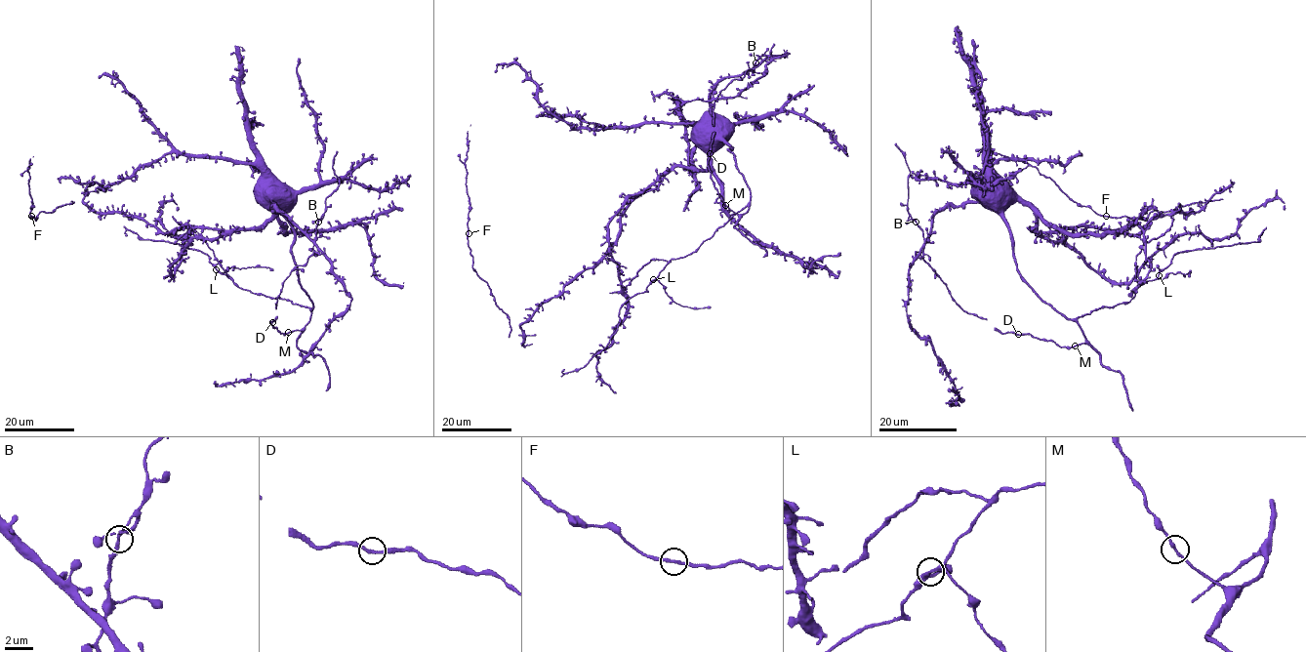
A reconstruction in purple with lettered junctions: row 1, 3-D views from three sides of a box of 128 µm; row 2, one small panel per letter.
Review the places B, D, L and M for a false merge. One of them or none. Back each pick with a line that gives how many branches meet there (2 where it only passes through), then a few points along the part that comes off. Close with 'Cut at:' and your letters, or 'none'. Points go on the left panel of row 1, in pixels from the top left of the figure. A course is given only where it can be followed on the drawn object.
Cut at: none

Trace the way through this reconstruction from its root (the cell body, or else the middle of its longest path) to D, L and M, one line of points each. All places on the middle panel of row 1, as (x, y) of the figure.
D: (713, 127), (711, 119), (721, 120), (750, 190), (746, 212), (734, 213), (721, 200), (710, 153)
L: (713, 127), (711, 119), (721, 120), (721, 136), (731, 145), (750, 201), (694, 252), (672, 259), (654, 279)
M: (713, 127), (711, 119), (721, 120), (750, 190), (746, 212), (725, 205)

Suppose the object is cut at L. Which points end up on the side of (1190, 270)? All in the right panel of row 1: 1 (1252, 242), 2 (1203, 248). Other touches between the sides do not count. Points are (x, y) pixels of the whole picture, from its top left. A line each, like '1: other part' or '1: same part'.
1: other part
2: other part

